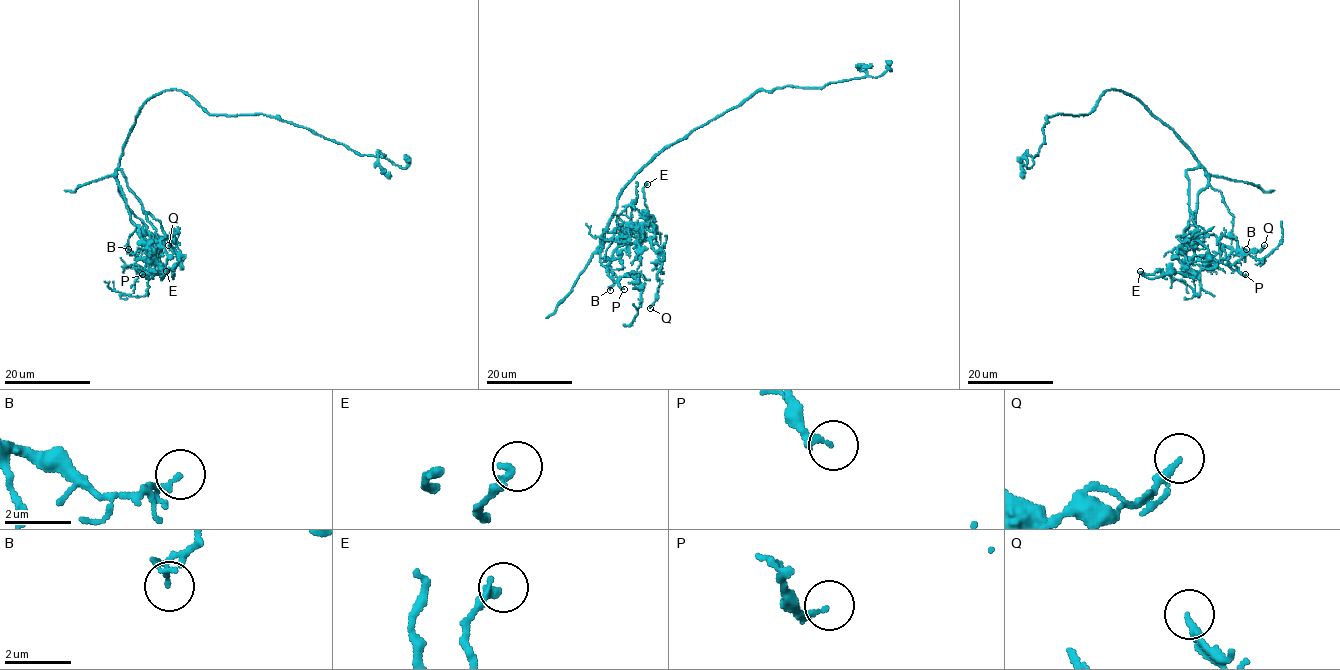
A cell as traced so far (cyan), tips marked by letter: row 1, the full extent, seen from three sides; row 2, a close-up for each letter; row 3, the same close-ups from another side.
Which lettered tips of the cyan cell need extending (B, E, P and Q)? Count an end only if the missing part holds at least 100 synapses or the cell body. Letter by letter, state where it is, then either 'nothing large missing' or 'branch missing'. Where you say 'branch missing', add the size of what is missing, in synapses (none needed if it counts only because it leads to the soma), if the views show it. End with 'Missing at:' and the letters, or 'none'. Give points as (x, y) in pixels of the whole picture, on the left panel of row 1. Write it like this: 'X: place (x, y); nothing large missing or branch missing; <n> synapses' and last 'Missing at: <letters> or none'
B: place (128, 249); nothing large missing
E: place (166, 271); nothing large missing
P: place (142, 274); nothing large missing
Q: place (168, 245); nothing large missing
Missing at: none

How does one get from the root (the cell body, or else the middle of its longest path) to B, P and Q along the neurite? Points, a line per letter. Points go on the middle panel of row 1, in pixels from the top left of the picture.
B: (637, 174), (619, 196), (598, 248), (599, 251), (607, 240), (617, 240), (607, 269), (613, 280), (610, 290)
P: (637, 174), (619, 196), (598, 248), (622, 229), (636, 226), (640, 265), (621, 278), (624, 289)
Q: (637, 174), (619, 196), (600, 241), (604, 230), (650, 241), (661, 262), (658, 291), (650, 308)

